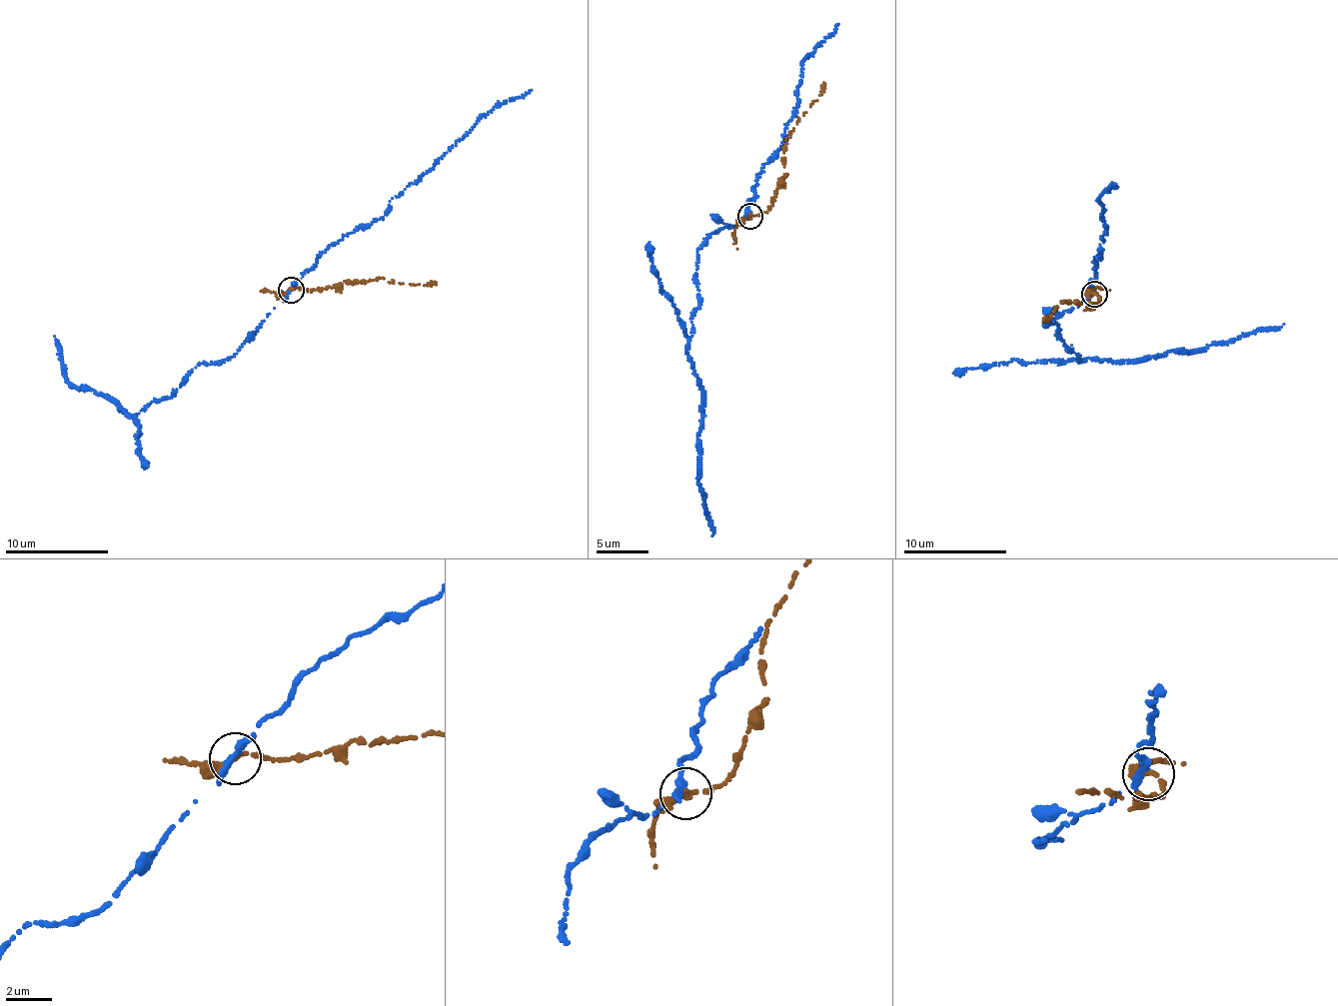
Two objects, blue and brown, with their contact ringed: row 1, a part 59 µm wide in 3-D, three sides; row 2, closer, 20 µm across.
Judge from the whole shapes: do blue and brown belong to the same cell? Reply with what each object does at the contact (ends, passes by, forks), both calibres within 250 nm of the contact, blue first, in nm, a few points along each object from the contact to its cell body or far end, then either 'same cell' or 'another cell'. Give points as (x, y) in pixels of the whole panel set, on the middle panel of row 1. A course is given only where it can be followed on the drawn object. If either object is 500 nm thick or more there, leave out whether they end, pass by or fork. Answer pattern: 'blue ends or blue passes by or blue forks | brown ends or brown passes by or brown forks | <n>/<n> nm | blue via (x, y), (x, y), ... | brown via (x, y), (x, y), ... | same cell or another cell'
blue passes by | brown passes by | 320/220 nm | blue via (749, 217), (706, 235), (696, 252), (694, 279), (700, 298), (685, 353), (701, 391), (697, 450), (711, 535) | brown via (749, 217), (760, 215), (772, 203), (784, 174), (786, 141), (821, 92), (823, 83) | another cell

